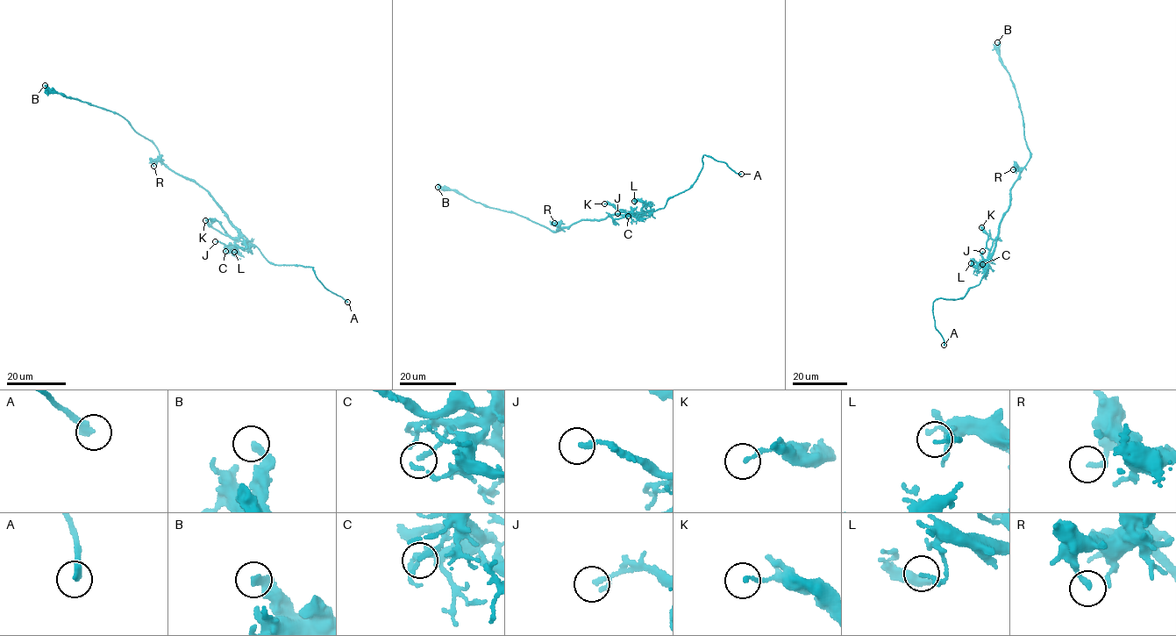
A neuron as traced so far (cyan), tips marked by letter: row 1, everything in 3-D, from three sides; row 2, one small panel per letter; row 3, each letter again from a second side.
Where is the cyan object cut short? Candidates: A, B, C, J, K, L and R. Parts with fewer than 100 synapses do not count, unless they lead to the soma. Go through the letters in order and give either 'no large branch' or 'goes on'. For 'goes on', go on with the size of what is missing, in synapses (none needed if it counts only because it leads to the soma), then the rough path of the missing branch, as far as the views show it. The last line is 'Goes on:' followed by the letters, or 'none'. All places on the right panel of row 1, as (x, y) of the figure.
A: goes on
B: no large branch
C: no large branch
J: no large branch
K: no large branch
L: no large branch
R: no large branch
Goes on: A

